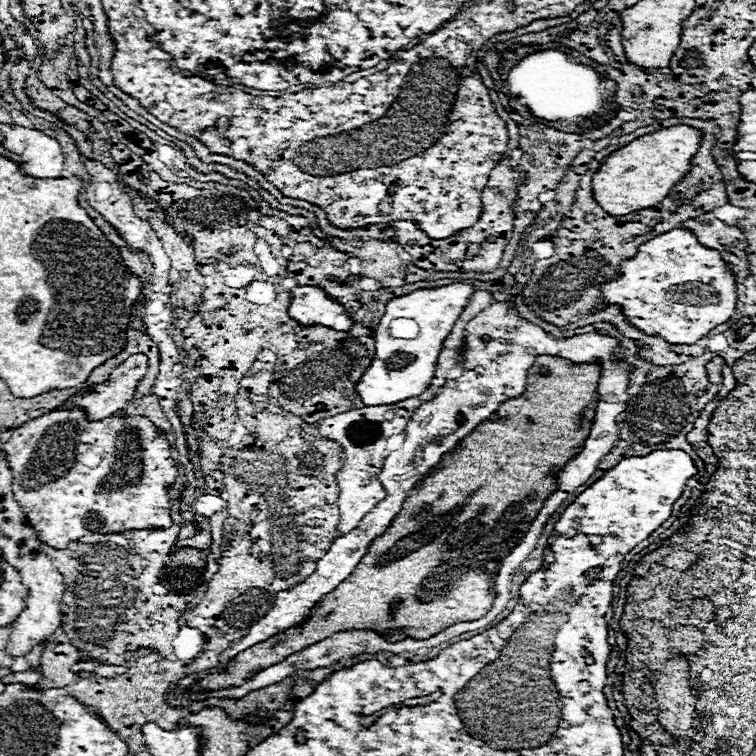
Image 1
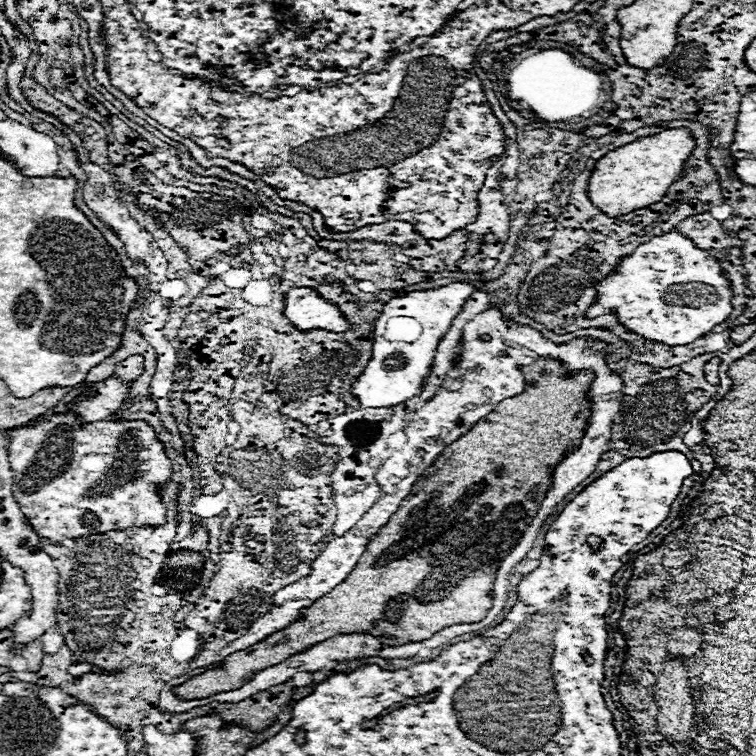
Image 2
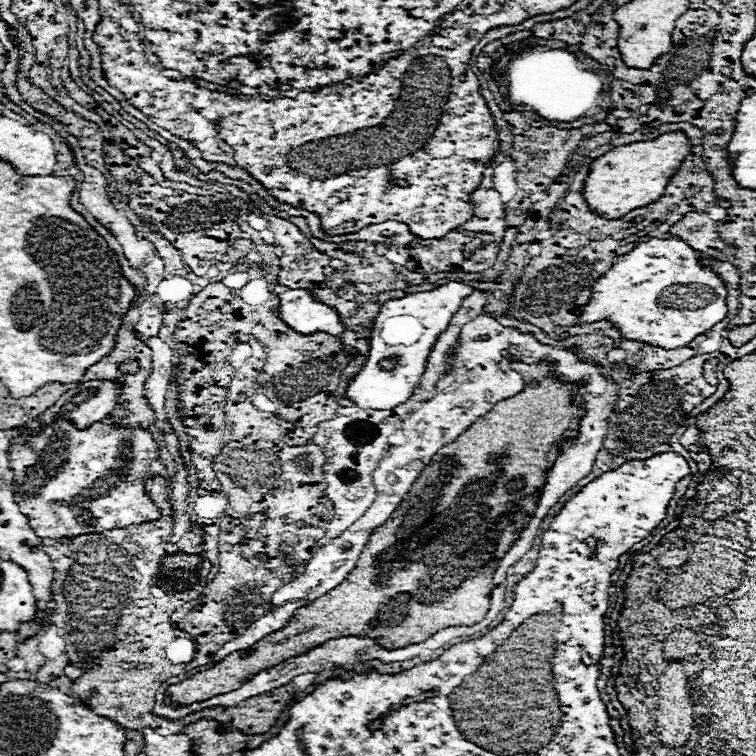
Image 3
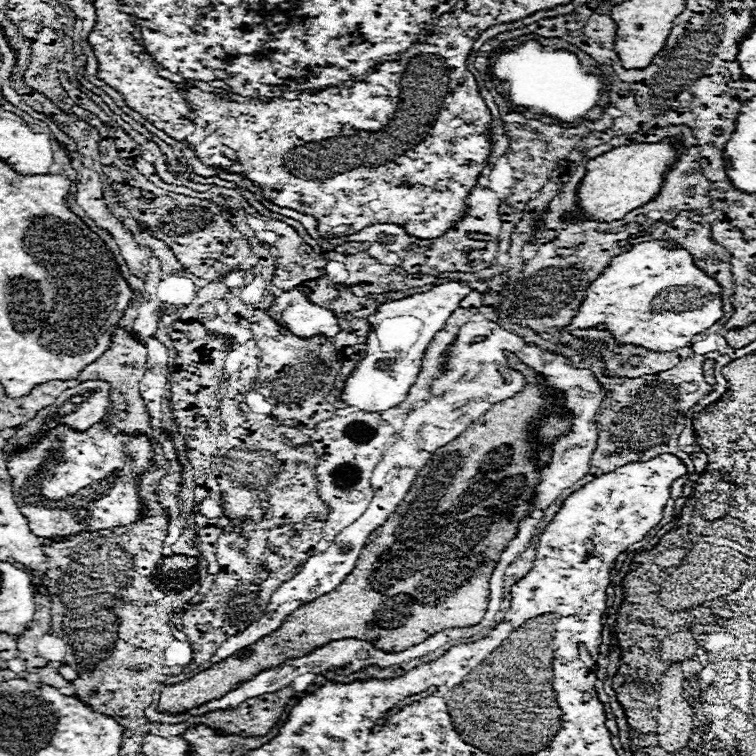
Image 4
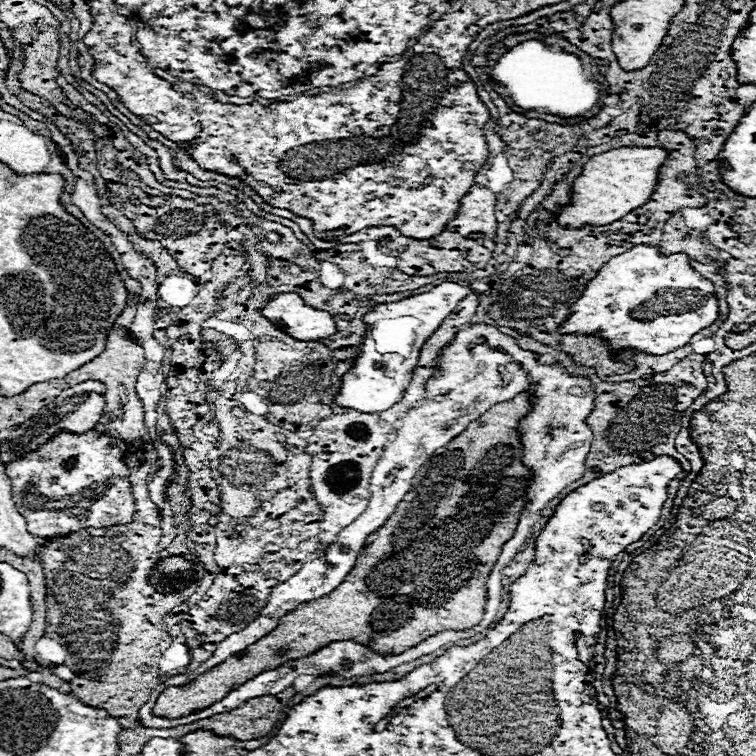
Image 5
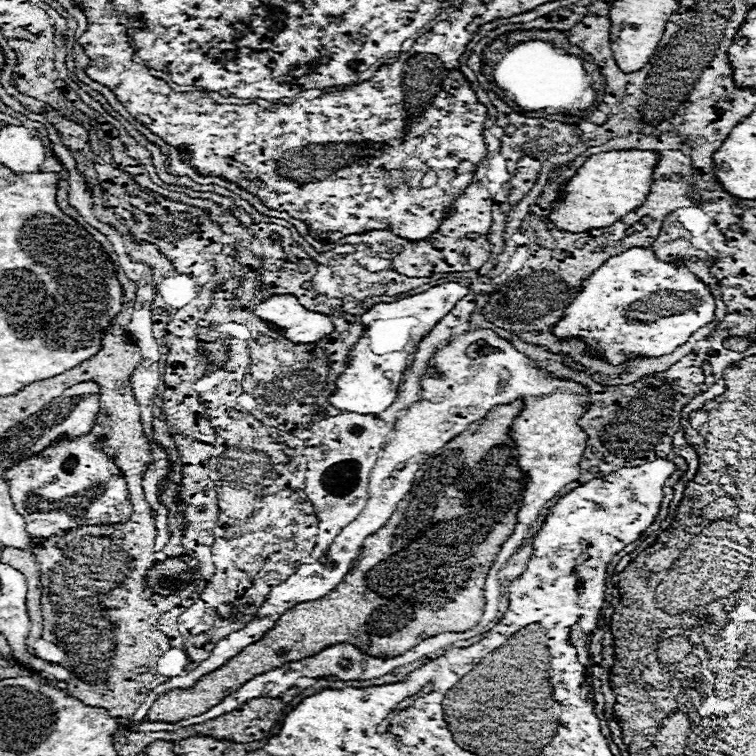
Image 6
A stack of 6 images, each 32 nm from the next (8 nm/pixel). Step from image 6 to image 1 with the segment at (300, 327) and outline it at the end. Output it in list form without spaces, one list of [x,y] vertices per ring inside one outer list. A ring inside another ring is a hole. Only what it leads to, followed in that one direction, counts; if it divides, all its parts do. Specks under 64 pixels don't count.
[[[294,286],[292,304],[288,314],[300,324],[322,324],[334,330],[350,330],[354,326],[352,316],[342,304],[330,298],[320,286]]]

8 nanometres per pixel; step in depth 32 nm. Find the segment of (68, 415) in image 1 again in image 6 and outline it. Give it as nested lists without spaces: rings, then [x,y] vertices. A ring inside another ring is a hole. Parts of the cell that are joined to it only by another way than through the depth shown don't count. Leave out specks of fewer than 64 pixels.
[[[84,434],[82,438],[62,438],[54,446],[24,458],[4,472],[10,482],[10,498],[26,518],[26,532],[38,538],[56,536],[58,532],[76,530],[80,526],[106,526],[128,522],[132,502],[122,470],[104,452],[104,438]]]

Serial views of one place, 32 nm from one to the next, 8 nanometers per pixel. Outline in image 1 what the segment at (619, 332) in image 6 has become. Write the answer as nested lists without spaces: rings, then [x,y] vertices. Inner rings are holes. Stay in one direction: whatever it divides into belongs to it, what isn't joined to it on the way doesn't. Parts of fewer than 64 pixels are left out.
[[[674,228],[642,244],[638,254],[622,264],[620,272],[620,278],[602,286],[604,298],[610,304],[620,304],[628,320],[646,334],[662,336],[670,344],[696,344],[698,340],[706,338],[712,328],[726,324],[736,310],[736,278],[728,262],[720,256],[718,250],[702,246],[692,230],[686,228]]]

